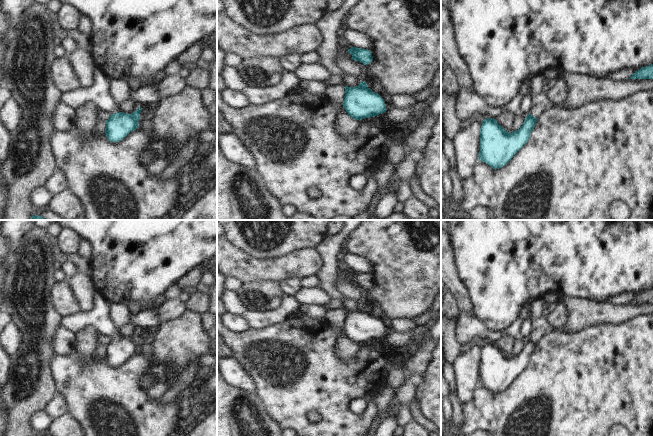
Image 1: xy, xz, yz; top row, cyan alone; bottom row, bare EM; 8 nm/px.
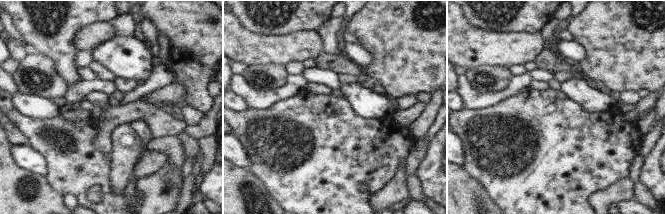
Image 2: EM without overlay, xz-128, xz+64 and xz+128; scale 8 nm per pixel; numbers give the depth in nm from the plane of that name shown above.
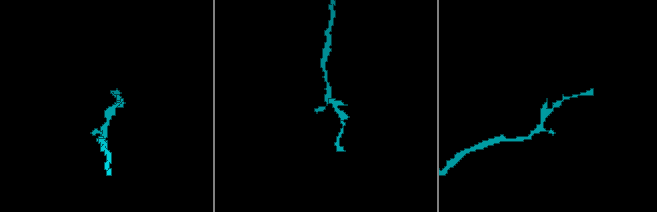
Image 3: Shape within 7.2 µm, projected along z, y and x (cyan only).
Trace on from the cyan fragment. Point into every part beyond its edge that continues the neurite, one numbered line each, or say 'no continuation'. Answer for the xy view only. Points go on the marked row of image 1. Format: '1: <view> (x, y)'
1: xy (98, 92)

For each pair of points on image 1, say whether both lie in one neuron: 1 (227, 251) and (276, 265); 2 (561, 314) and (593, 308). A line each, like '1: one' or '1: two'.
1: one
2: two

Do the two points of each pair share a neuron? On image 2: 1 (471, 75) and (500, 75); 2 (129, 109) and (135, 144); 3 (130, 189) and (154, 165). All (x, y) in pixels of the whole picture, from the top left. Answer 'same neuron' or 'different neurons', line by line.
1: same neuron
2: different neurons
3: same neuron

